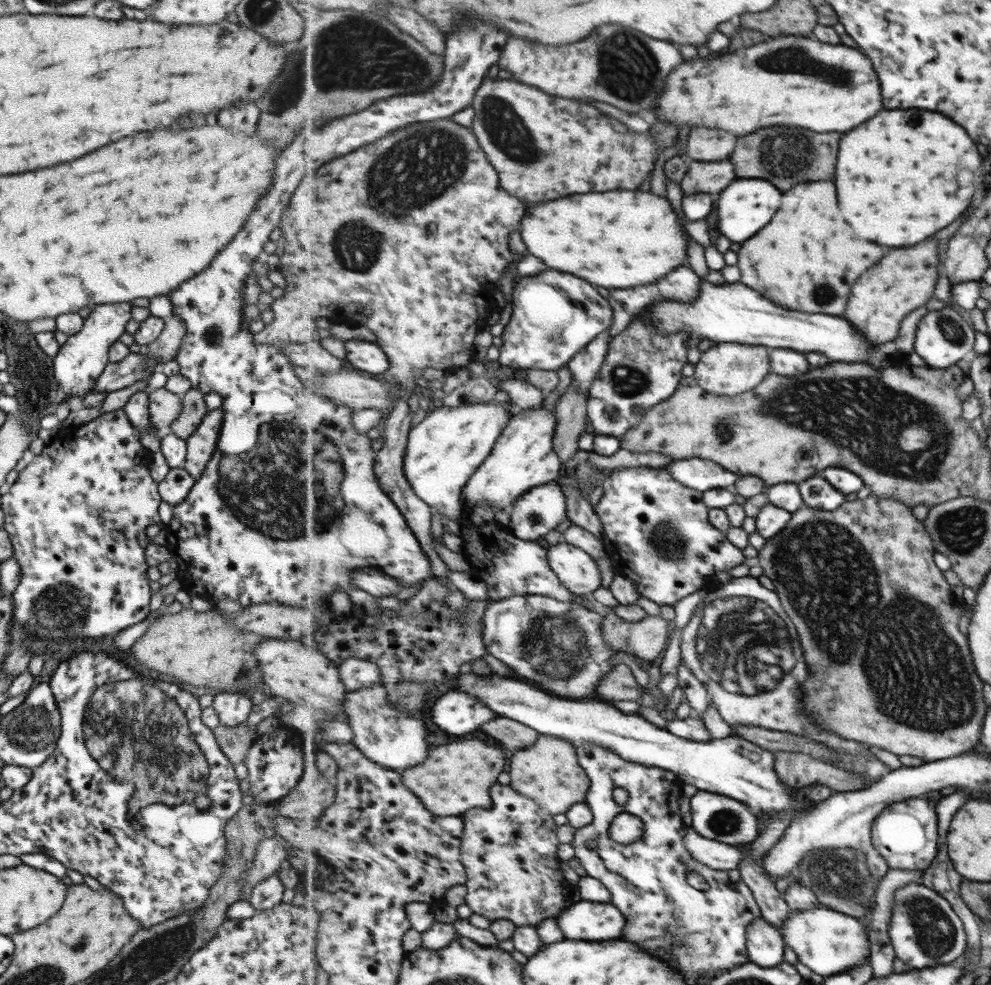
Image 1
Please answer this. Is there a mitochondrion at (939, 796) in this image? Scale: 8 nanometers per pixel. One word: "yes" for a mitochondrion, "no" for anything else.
no

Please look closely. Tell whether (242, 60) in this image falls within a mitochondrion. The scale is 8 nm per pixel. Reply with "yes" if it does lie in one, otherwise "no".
no

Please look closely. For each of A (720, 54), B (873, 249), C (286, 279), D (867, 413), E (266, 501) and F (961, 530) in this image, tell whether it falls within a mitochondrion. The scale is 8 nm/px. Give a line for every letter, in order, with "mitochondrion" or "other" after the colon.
A: other
B: other
C: other
D: mitochondrion
E: mitochondrion
F: mitochondrion

